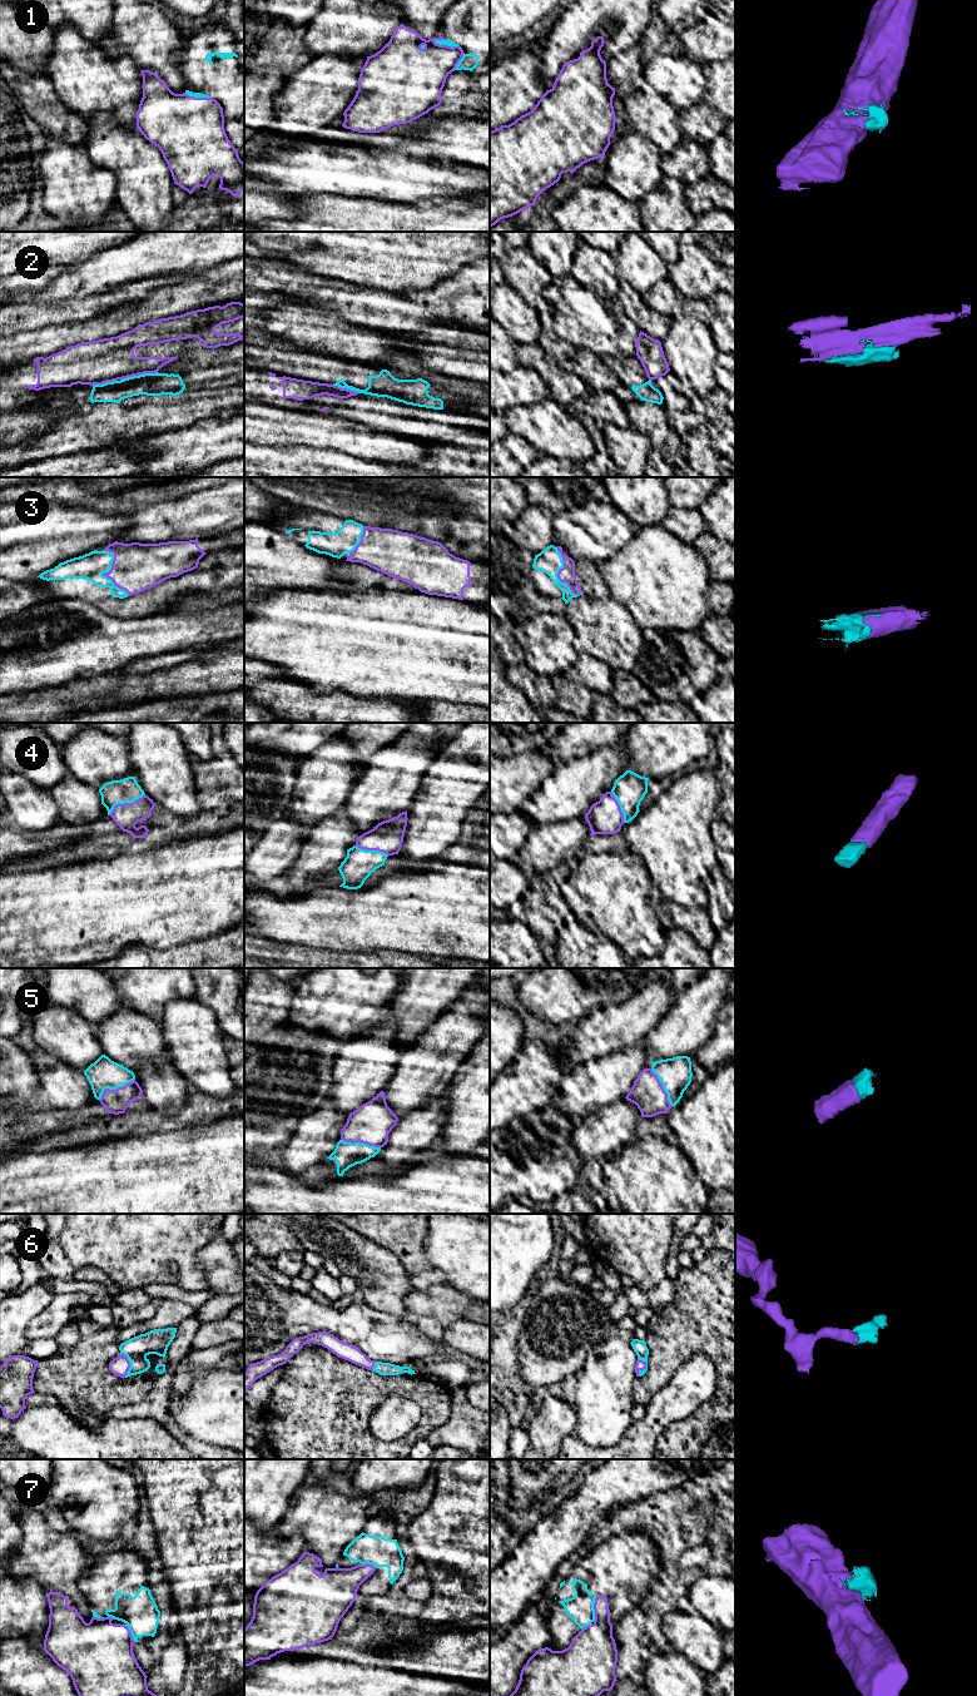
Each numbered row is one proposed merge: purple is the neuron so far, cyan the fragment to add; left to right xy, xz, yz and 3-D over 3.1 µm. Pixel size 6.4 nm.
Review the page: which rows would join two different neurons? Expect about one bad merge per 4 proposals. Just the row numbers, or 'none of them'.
1, 2, 6, 7

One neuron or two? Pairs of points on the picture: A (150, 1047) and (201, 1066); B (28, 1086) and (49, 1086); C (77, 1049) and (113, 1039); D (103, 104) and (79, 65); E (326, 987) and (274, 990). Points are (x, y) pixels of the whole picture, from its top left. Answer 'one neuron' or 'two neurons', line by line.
A: two neurons
B: two neurons
C: two neurons
D: one neuron
E: two neurons

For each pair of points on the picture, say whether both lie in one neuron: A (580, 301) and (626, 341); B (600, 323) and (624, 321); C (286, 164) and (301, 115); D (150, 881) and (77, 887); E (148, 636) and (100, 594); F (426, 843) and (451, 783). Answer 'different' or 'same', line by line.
A: same
B: same
C: different
D: same
E: different
F: same

